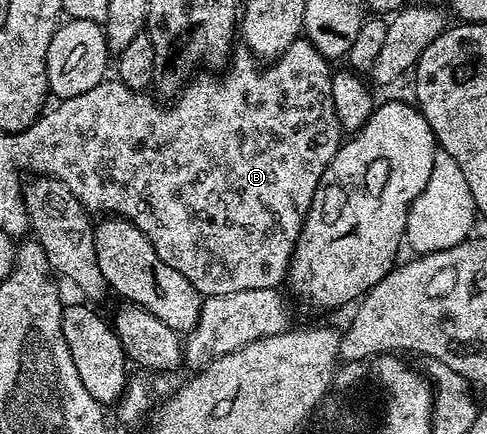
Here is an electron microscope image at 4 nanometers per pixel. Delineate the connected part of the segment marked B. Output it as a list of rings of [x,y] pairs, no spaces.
[[[306,38],[294,40],[278,60],[266,66],[261,66],[260,61],[252,56],[250,51],[242,51],[236,51],[232,55],[229,67],[226,69],[228,72],[224,74],[220,84],[214,84],[211,80],[205,81],[203,85],[191,84],[176,98],[175,104],[169,105],[167,109],[163,109],[151,94],[134,92],[129,86],[125,86],[122,80],[107,78],[93,90],[87,90],[85,94],[79,94],[68,100],[59,100],[52,112],[44,111],[30,128],[18,133],[17,136],[17,140],[27,144],[23,156],[31,163],[35,174],[65,182],[65,186],[73,190],[73,194],[82,202],[88,213],[103,212],[101,214],[123,217],[129,223],[135,224],[137,230],[141,230],[141,234],[149,238],[161,262],[185,274],[185,278],[193,282],[199,295],[204,298],[228,296],[234,292],[258,288],[279,288],[282,280],[284,283],[288,279],[291,255],[295,253],[296,242],[302,237],[307,211],[310,210],[313,198],[323,183],[323,175],[345,144],[345,129],[335,109],[333,94],[335,78],[332,65],[326,56],[322,56],[314,48],[310,40]]]

